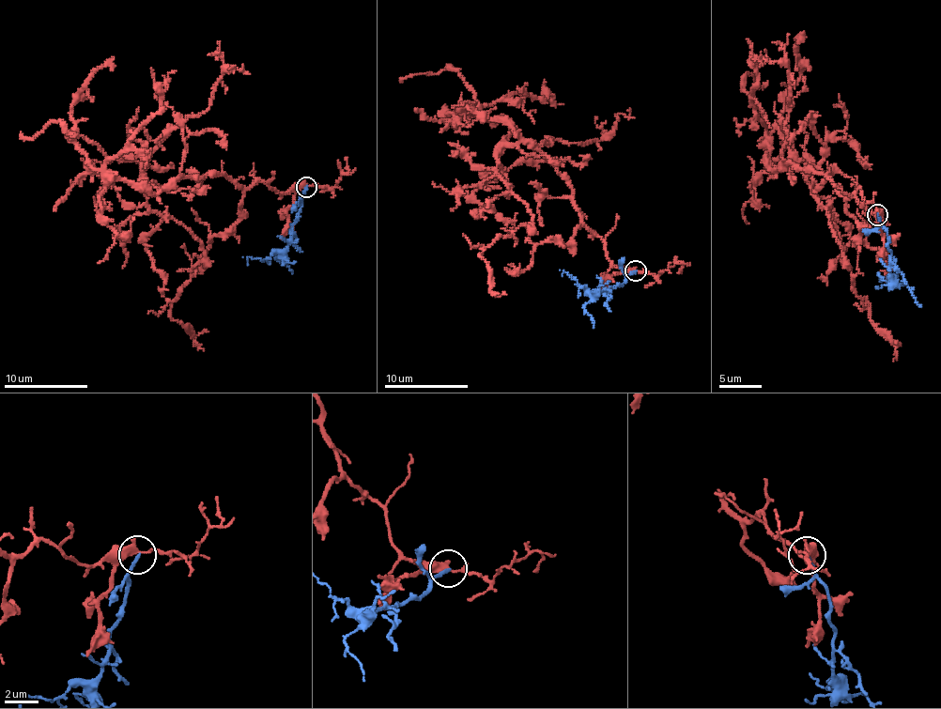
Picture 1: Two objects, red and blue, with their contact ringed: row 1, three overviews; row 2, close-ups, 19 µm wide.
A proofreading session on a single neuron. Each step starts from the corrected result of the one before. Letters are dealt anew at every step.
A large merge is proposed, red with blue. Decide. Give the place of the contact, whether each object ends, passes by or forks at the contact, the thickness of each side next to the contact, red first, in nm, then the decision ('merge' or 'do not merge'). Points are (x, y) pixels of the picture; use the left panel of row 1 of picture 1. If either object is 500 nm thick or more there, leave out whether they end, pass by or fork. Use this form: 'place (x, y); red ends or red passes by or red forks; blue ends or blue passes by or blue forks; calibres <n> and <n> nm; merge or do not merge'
place (306, 187); red passes by; blue ends; calibres 320 and 180 nm; do not merge

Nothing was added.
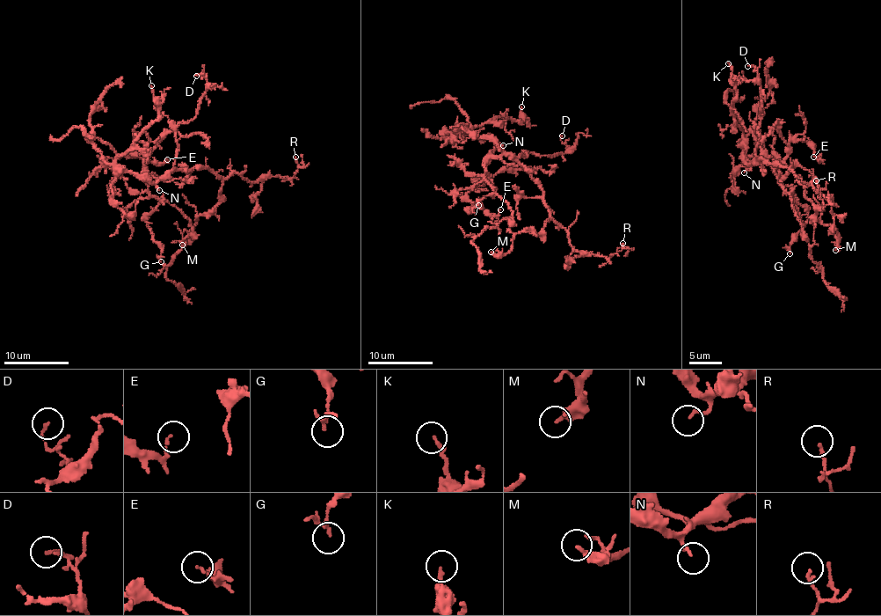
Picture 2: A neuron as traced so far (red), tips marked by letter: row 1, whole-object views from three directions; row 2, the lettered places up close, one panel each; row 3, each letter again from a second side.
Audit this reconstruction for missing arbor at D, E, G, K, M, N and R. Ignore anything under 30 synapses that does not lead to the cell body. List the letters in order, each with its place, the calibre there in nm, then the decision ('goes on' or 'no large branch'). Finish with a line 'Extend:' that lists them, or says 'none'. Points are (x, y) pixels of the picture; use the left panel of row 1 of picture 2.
D: place (196, 76); calibre 130 nm; no large branch
E: place (167, 159); calibre 100 nm; no large branch
G: place (161, 261); calibre 100 nm; no large branch
K: place (151, 85); calibre 180 nm; no large branch
M: place (182, 245); calibre 240 nm; no large branch
N: place (159, 190); calibre 140 nm; no large branch
R: place (295, 157); calibre 150 nm; no large branch
Extend: none

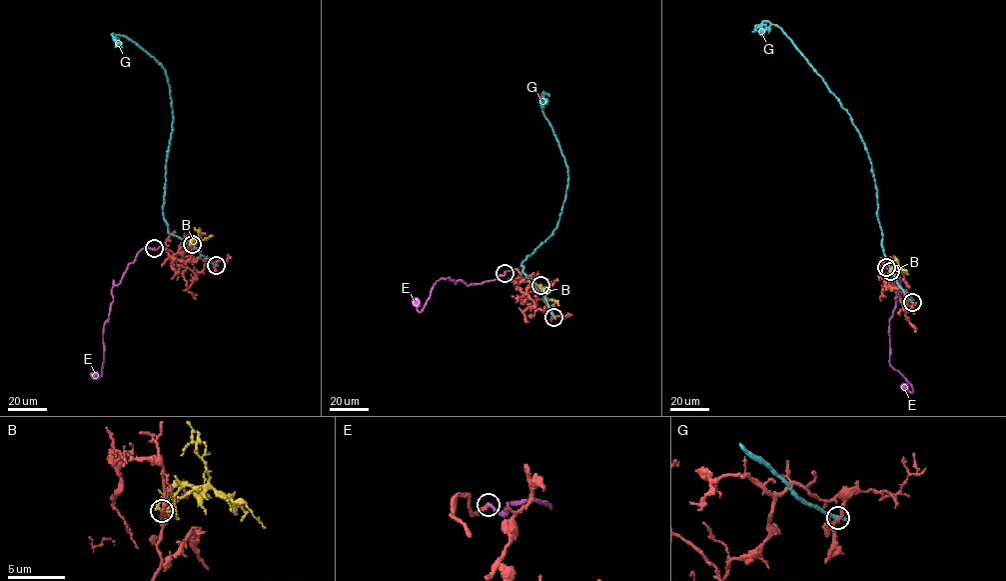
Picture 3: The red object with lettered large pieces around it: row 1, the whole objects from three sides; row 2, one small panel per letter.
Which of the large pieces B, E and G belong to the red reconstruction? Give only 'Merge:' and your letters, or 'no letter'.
Merge: E

